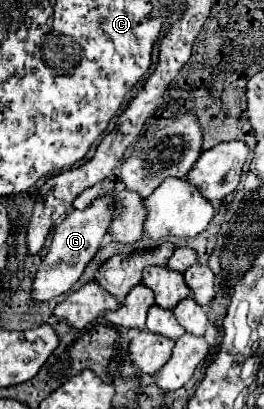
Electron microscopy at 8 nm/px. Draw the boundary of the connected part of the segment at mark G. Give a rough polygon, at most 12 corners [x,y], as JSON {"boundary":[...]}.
{"boundary":[[110,195],[54,227],[32,301],[64,295],[110,225]]}

